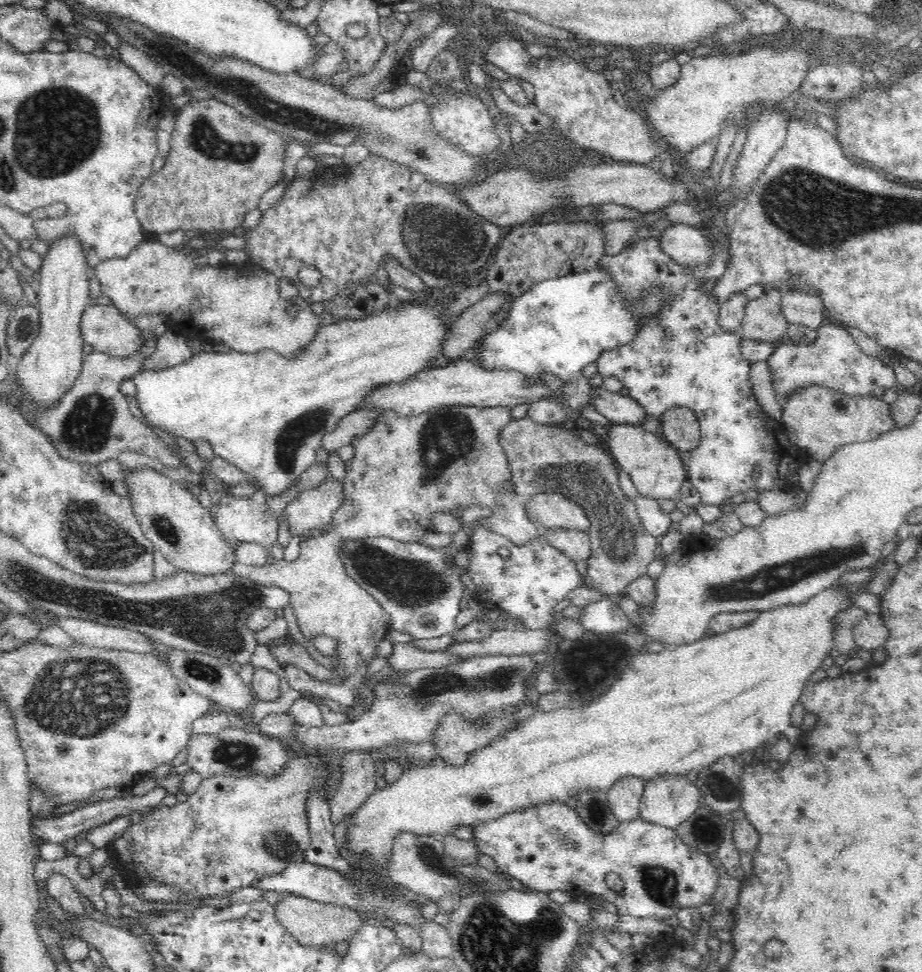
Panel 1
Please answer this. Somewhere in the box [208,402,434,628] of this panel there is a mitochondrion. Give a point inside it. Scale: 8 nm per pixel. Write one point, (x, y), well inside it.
(293, 436)

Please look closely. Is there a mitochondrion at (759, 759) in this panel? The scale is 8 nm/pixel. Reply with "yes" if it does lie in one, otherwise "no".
no

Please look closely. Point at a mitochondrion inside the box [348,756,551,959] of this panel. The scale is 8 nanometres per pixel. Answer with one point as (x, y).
(426, 852)

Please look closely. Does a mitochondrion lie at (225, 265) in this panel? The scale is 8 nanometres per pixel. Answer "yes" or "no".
no

